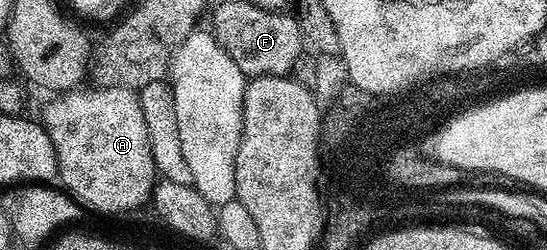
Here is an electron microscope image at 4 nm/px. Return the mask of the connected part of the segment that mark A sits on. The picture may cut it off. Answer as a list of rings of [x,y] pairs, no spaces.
[[[132,88],[92,89],[73,90],[52,99],[41,122],[54,144],[60,185],[79,192],[99,208],[123,210],[143,200],[157,178],[145,114]]]

